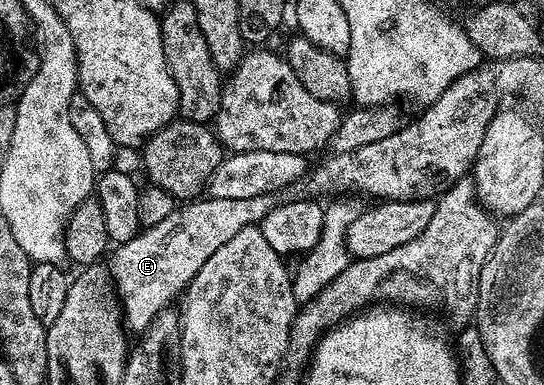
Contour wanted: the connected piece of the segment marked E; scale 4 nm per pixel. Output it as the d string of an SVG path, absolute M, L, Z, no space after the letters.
M279 194L248 196L242 200L200 196L176 205L165 220L140 229L133 240L118 243L114 247L115 255L114 250L110 255L109 269L126 325L135 332L146 330L160 311L168 309L171 301L186 291L193 276L201 272L201 264L205 264L221 244L229 244L237 232L262 223L264 216L277 208L280 201Z

